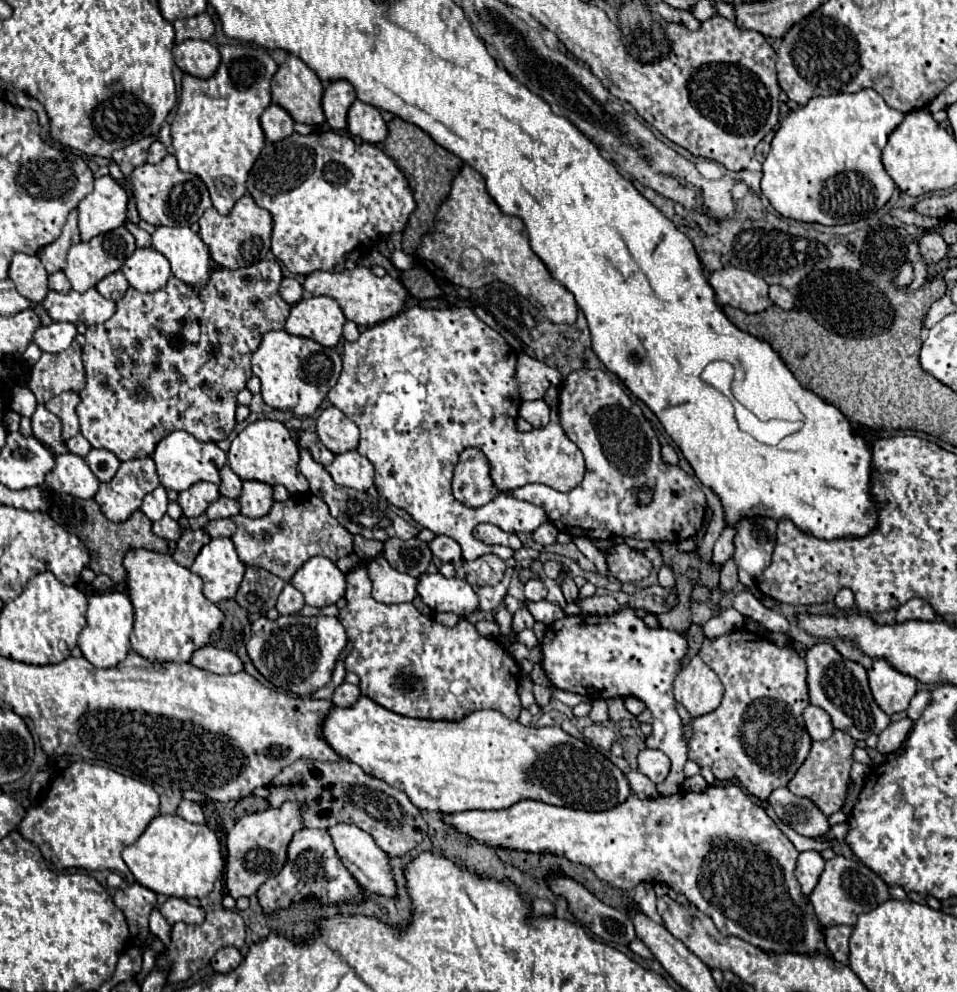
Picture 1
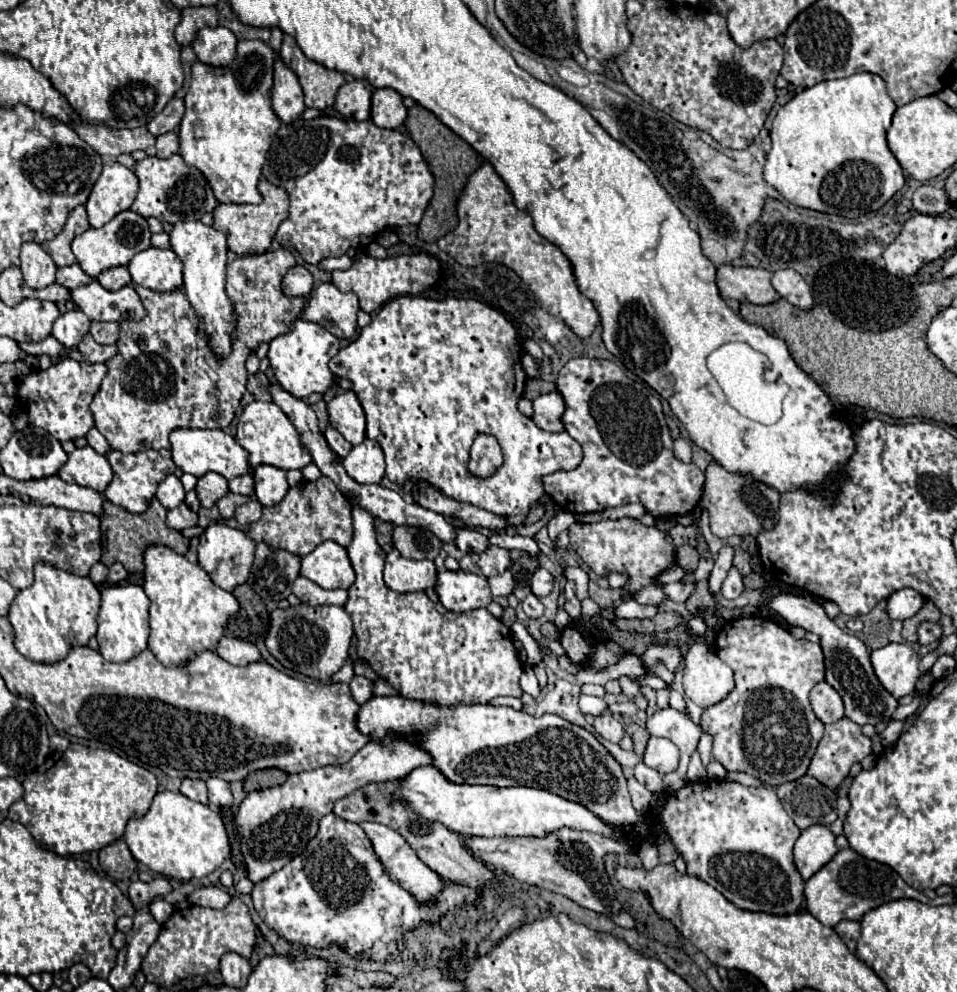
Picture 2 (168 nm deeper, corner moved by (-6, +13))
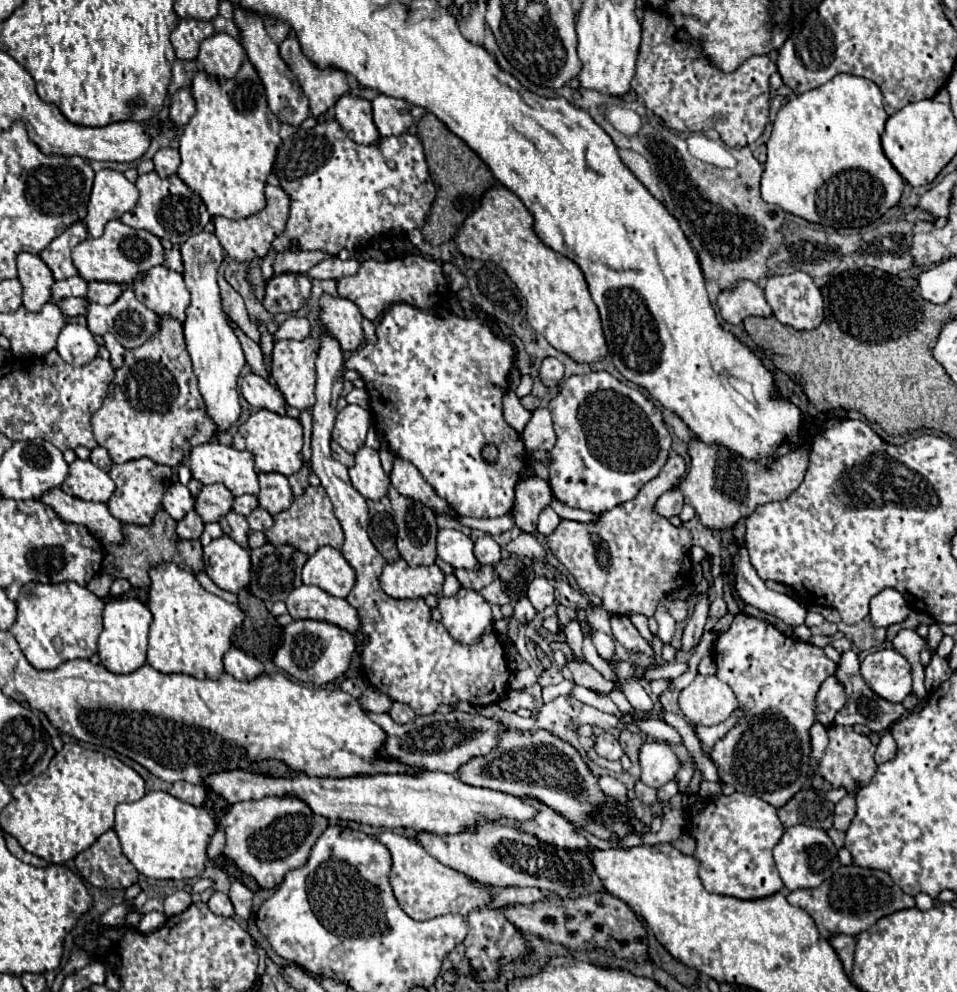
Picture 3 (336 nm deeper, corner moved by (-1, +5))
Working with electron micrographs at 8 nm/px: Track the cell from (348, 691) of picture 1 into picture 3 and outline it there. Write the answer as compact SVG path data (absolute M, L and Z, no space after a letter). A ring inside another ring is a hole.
M367 688L363 692L363 696L359 698L359 702L361 702L363 710L375 712L375 714L389 712L391 710L391 704L393 704L393 700L387 694L383 694L381 690L375 690L375 688Z

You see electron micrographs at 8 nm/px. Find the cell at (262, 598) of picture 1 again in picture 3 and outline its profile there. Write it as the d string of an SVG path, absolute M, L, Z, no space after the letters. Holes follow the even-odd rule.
M265 544L251 550L251 582L249 588L263 602L285 600L289 592L301 586L301 570L307 554L293 546Z

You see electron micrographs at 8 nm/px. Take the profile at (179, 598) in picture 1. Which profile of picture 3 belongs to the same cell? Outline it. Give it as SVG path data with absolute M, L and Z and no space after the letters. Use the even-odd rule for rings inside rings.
M159 564L151 568L151 588L149 588L149 610L153 614L153 624L149 630L149 650L147 650L147 664L159 672L183 672L195 676L199 680L209 678L217 680L223 674L223 654L231 648L231 634L243 622L245 614L239 610L237 604L229 604L223 598L207 592L197 578L179 568L177 564Z

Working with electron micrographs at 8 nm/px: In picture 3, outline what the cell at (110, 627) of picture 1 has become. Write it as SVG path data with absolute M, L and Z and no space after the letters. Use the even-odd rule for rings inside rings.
M111 598L105 604L103 612L103 632L99 636L99 658L101 664L115 674L135 672L145 664L147 654L147 634L149 624L153 622L153 614L149 608L133 598Z

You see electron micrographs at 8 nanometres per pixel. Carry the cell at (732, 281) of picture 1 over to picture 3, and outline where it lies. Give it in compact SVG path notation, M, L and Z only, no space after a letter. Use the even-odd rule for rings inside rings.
M739 282L735 290L721 292L717 298L717 308L729 324L741 324L747 316L771 316L765 294L753 282Z

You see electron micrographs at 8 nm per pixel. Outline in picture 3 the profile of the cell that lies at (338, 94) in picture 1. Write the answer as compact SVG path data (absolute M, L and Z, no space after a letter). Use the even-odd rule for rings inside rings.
M341 96L335 104L335 120L347 132L347 136L365 146L373 146L379 142L379 132L371 118L371 102L357 96Z

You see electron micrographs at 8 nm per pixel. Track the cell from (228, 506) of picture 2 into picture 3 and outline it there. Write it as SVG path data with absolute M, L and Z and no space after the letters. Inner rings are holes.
M231 510L227 516L223 516L223 518L219 520L219 524L221 524L221 528L223 528L223 532L225 532L227 536L231 536L239 546L243 546L243 548L249 550L247 538L249 538L249 534L251 534L251 528L249 528L245 516L241 516L241 514L237 514L237 512Z

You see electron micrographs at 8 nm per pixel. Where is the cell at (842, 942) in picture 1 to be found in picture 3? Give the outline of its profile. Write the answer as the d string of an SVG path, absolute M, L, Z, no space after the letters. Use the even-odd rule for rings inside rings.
M837 934L831 938L831 946L835 948L839 960L843 962L843 968L847 974L851 974L853 968L853 952L855 952L855 938L853 936L845 936L845 934Z

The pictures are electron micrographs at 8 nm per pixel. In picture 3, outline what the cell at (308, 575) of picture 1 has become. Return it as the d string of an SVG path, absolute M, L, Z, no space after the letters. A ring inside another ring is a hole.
M323 546L303 566L303 584L313 584L331 596L347 598L355 584L355 570L339 550Z

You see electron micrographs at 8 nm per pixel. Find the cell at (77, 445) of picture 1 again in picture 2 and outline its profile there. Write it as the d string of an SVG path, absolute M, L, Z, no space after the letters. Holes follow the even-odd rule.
M92 428L88 434L86 434L86 440L88 440L88 446L92 446L98 454L106 454L110 450L110 446L106 444L106 438L96 430Z

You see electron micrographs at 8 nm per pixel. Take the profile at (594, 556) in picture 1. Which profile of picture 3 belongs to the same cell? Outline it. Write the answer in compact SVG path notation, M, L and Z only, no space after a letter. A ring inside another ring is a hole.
M632 614L628 617L633 625L637 628L641 636L650 643L652 641L653 635L648 626L648 618L642 614Z

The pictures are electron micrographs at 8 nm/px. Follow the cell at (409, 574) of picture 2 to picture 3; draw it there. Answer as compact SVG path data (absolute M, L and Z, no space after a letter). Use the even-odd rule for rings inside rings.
M403 558L387 564L381 574L381 588L393 598L425 598L439 594L443 582L445 572L437 564L411 568Z

